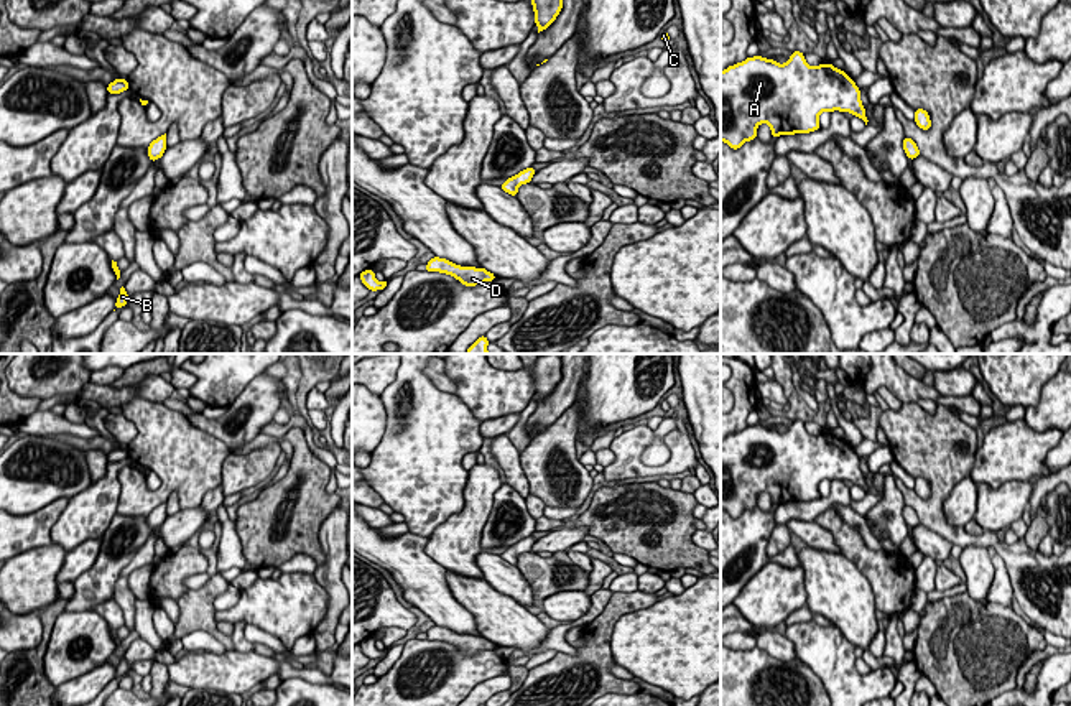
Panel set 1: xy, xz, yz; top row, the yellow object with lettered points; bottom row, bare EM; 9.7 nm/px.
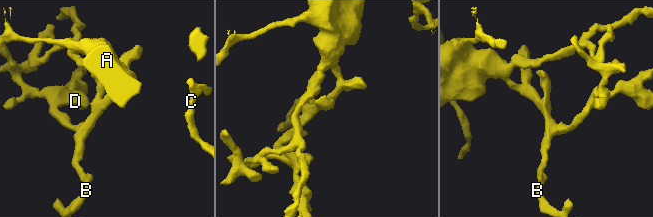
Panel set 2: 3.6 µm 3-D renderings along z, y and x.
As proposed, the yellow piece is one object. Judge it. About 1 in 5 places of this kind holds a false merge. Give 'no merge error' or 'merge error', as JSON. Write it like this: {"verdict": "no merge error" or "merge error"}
{"verdict": "no merge error"}

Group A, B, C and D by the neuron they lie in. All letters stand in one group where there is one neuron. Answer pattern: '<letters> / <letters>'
A B C D

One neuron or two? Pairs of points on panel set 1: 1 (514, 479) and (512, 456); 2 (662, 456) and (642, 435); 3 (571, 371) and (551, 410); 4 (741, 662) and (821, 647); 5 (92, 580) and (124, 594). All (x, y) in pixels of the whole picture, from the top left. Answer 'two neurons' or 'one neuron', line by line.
1: one neuron
2: two neurons
3: one neuron
4: two neurons
5: two neurons

